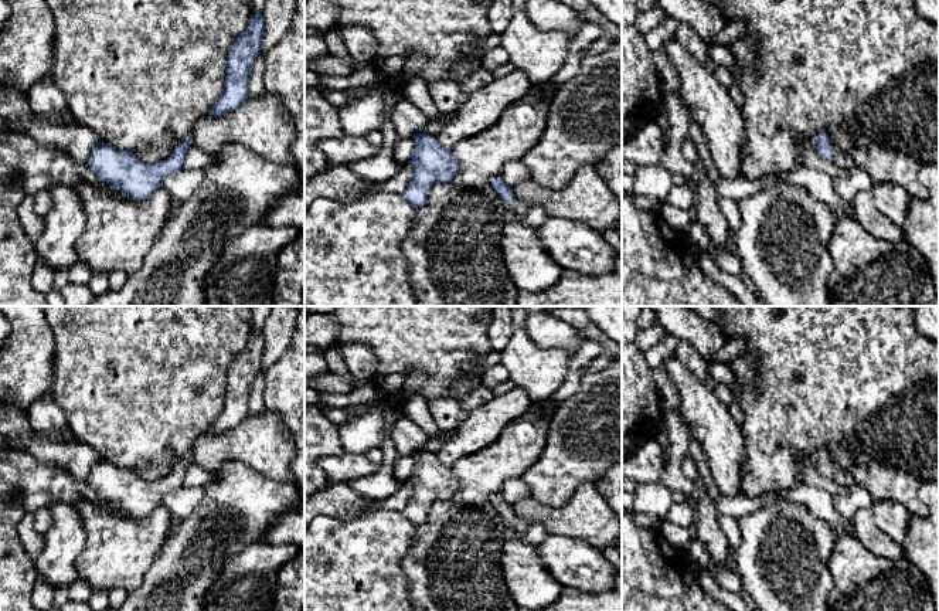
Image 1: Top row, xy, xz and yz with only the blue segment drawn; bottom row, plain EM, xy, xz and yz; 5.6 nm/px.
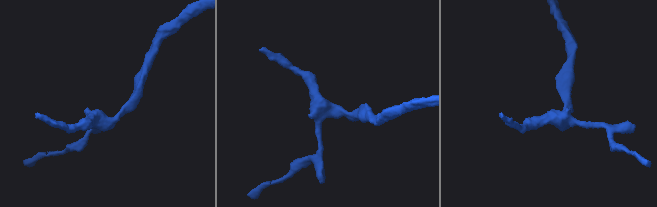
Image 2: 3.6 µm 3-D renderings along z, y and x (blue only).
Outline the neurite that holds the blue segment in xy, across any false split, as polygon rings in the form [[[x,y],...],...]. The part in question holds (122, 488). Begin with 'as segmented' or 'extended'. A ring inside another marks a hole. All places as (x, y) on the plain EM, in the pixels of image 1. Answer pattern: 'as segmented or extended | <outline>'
as segmented | [[[193,454],[181,459],[164,478],[147,481],[132,469],[119,468],[101,458],[91,468],[86,482],[99,496],[123,513],[143,517],[161,505],[169,492],[183,486],[191,461]]]

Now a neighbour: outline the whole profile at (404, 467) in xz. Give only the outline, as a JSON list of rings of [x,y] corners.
[[[414,454],[408,456],[397,458],[394,464],[394,471],[392,471],[394,476],[399,482],[408,481],[414,472],[415,462],[416,462],[416,458]]]

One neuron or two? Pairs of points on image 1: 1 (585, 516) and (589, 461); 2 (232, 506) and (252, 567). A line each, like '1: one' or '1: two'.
1: two
2: two

